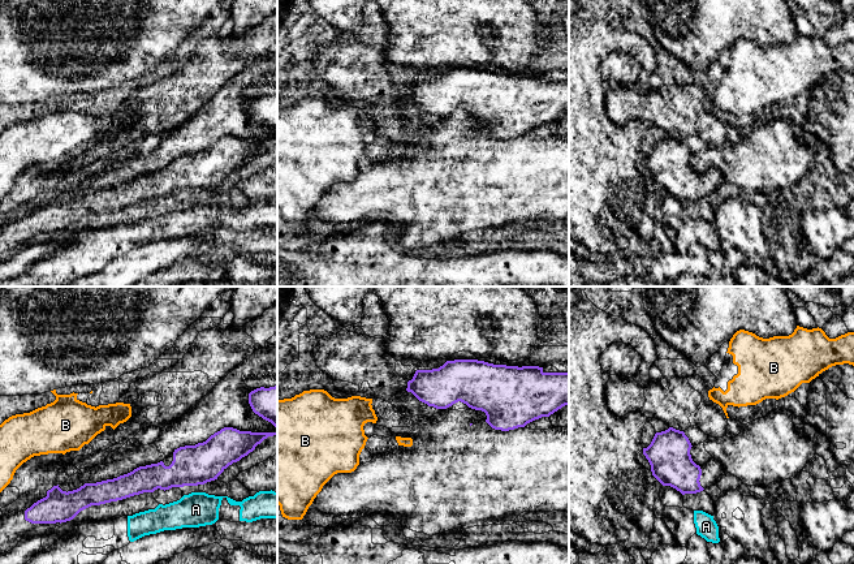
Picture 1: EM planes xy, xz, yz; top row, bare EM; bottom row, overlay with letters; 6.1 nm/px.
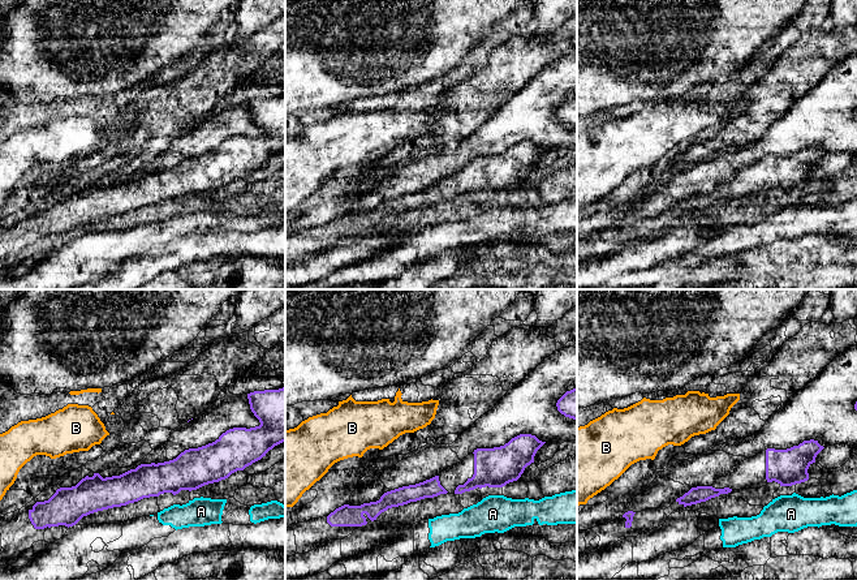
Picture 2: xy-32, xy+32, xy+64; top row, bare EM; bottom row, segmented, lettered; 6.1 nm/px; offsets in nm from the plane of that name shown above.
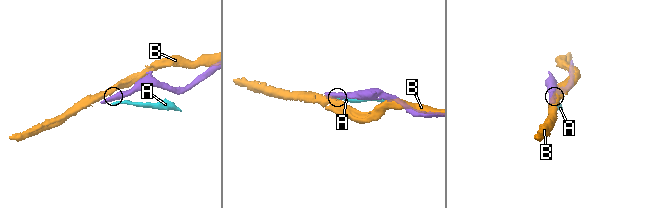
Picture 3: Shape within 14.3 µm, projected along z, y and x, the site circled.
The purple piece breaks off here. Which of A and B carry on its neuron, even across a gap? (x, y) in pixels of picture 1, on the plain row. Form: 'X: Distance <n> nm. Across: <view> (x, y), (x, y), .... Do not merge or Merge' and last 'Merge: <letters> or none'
A: Distance 50 nm. Across: xy (192, 193), (192, 201). Do not merge
B: Distance 190 nm. Across: xy (27, 216), (5, 194). Do not merge
Merge: none

